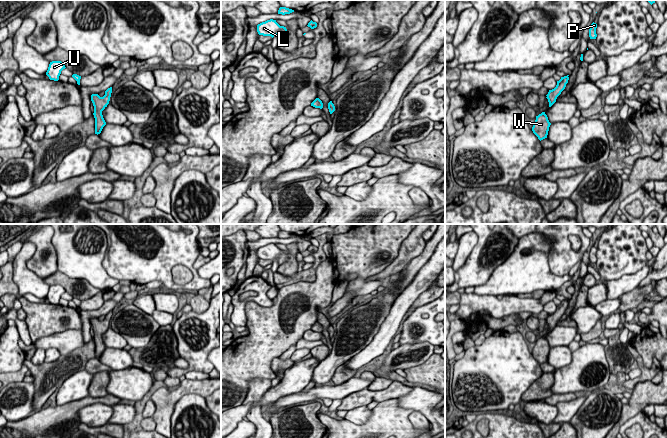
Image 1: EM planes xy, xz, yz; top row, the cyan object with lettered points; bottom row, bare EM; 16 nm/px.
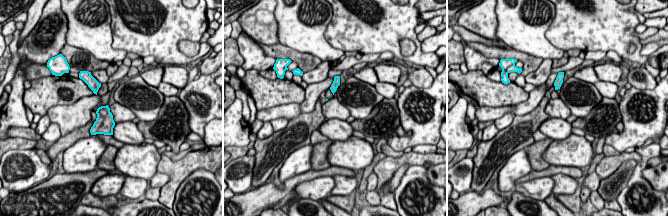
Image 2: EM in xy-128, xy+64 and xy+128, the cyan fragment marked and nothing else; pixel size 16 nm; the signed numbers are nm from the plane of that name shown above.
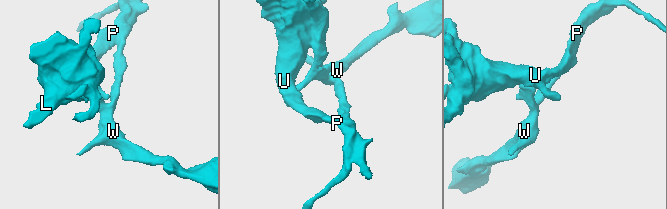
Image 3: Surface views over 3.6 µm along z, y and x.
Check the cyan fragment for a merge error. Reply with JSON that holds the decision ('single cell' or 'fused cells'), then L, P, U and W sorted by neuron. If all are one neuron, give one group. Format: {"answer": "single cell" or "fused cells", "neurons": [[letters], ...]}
{"answer": "single cell", "neurons": [["L", "P", "U", "W"]]}

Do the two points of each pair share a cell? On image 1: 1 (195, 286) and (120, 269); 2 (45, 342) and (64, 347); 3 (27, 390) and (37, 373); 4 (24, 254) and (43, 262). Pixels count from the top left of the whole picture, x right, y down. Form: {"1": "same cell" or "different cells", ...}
{"1": "same cell", "2": "same cell", "3": "different cells", "4": "different cells"}

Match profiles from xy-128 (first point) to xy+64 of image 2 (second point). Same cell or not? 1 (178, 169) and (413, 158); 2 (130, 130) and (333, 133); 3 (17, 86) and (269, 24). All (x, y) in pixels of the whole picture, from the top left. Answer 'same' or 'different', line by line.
1: same
2: same
3: same

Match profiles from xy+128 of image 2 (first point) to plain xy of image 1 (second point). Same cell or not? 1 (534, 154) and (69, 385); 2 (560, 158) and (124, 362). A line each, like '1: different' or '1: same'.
1: different
2: different

